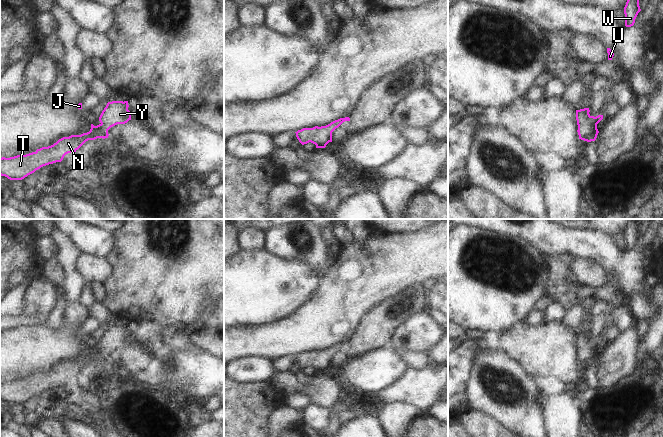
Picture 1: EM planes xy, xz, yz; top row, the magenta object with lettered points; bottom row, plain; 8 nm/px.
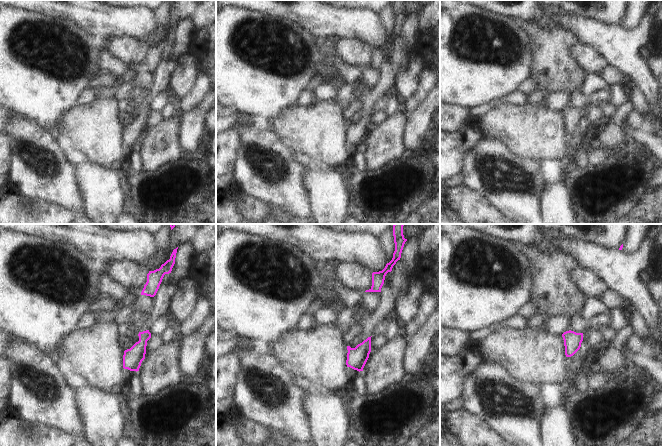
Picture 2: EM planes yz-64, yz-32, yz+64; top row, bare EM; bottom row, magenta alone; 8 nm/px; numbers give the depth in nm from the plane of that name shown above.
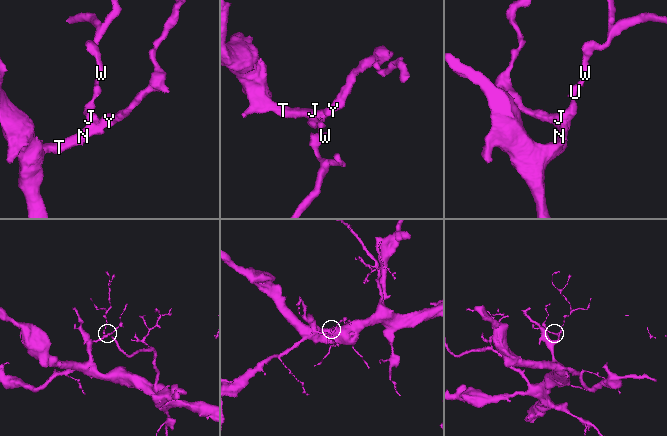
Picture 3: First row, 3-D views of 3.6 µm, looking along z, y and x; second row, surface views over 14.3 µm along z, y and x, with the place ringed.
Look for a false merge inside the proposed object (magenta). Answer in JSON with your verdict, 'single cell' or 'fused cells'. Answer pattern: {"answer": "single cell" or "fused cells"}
{"answer": "single cell"}

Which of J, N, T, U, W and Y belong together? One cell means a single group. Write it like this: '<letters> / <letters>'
J N T U W Y

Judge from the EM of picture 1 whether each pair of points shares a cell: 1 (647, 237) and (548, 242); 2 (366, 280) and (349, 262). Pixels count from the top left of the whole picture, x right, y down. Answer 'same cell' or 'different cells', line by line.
1: different cells
2: same cell

